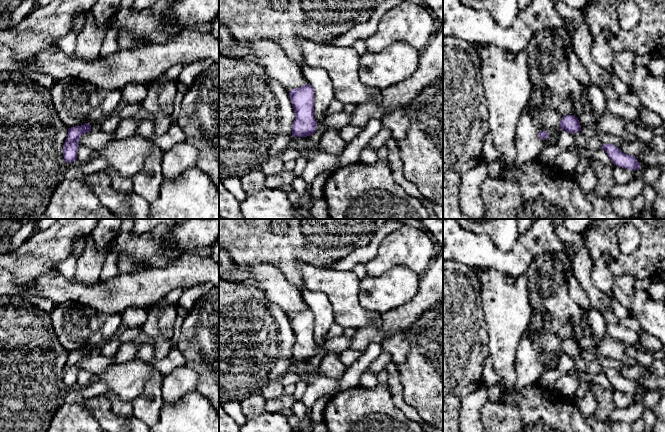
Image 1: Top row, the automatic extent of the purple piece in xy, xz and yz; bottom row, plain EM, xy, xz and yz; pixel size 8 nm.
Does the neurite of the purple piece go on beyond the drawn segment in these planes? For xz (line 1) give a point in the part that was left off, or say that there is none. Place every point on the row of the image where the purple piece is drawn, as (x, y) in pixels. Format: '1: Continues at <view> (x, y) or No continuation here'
1: No continuation here

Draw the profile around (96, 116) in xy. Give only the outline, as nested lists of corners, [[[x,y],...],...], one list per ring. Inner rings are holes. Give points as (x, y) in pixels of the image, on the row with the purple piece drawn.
[[[97,107],[89,114],[86,123],[89,123],[92,126],[94,123],[101,122],[103,118],[104,118],[104,114],[102,110],[99,107]]]

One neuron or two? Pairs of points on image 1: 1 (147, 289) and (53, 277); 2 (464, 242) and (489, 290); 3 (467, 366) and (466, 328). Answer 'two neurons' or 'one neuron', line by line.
1: one neuron
2: two neurons
3: one neuron

